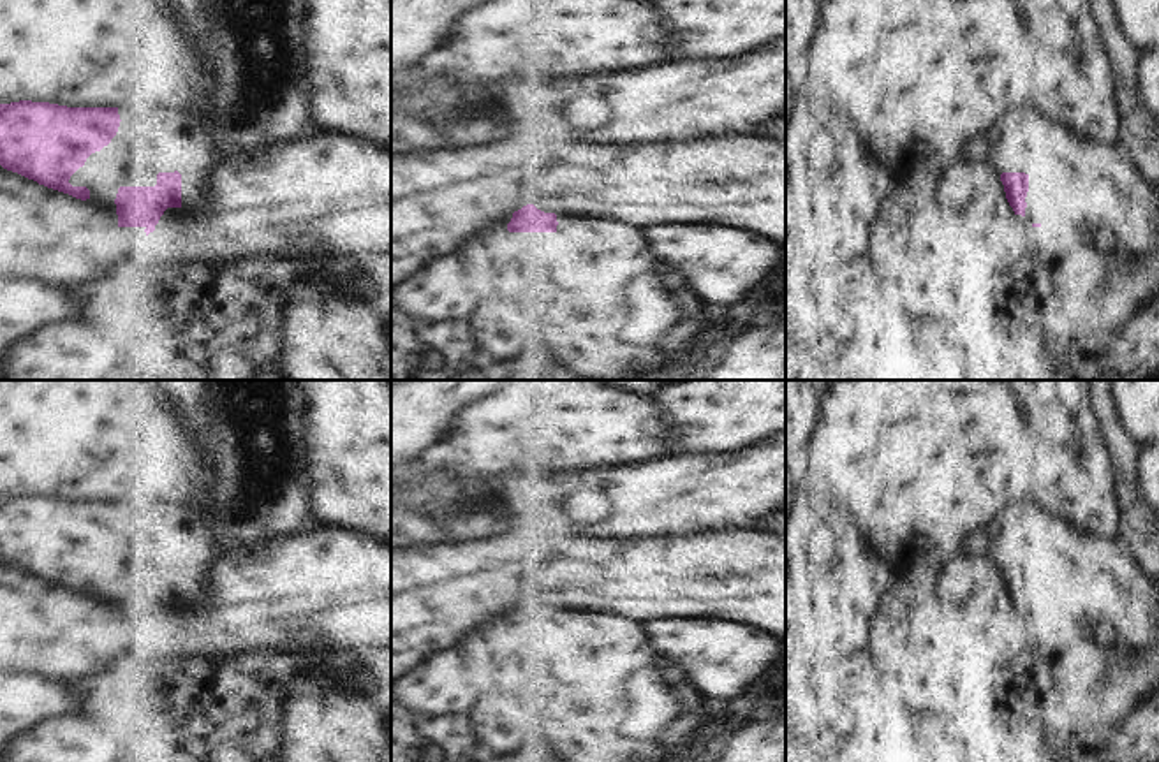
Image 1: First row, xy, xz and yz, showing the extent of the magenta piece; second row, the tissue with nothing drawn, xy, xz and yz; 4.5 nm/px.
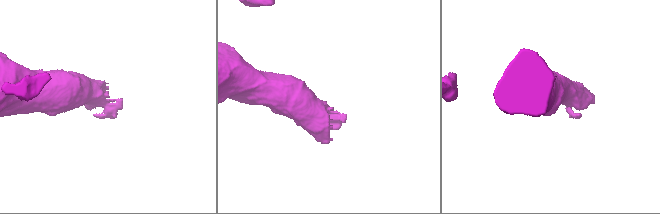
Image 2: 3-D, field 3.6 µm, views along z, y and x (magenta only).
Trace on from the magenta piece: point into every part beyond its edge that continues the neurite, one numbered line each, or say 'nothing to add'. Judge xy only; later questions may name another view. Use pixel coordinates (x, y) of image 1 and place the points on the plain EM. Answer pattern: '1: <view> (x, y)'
1: xy (166, 620)

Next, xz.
1: xz (566, 618)

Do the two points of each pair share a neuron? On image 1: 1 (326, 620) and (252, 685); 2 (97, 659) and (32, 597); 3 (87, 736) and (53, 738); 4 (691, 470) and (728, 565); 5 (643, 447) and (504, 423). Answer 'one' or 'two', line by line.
1: two
2: one
3: one
4: two
5: one

